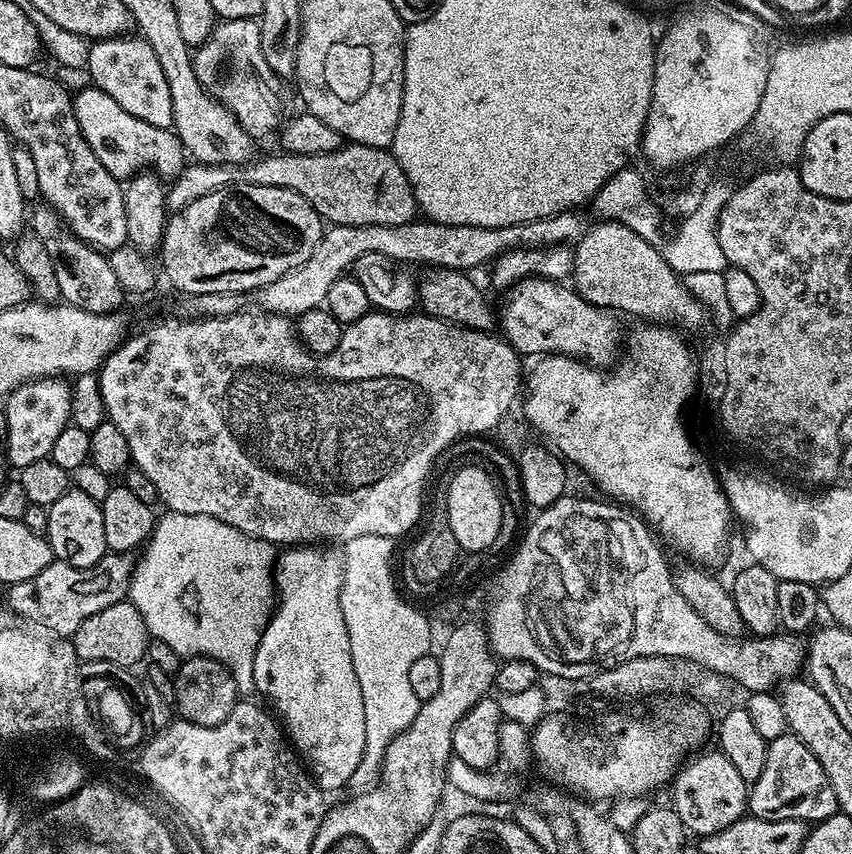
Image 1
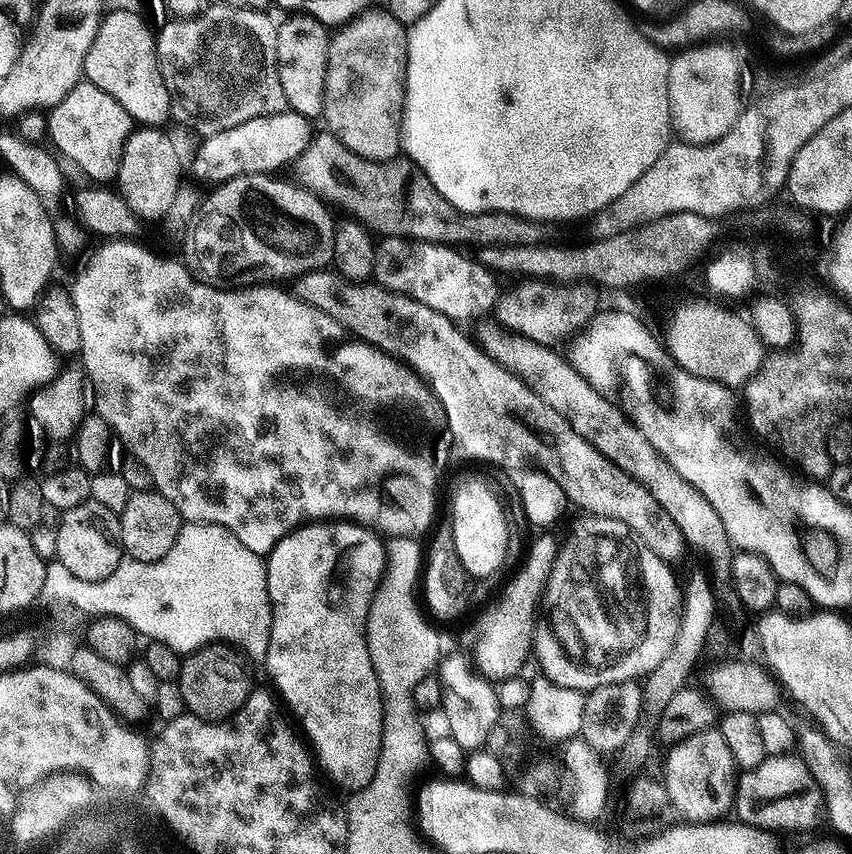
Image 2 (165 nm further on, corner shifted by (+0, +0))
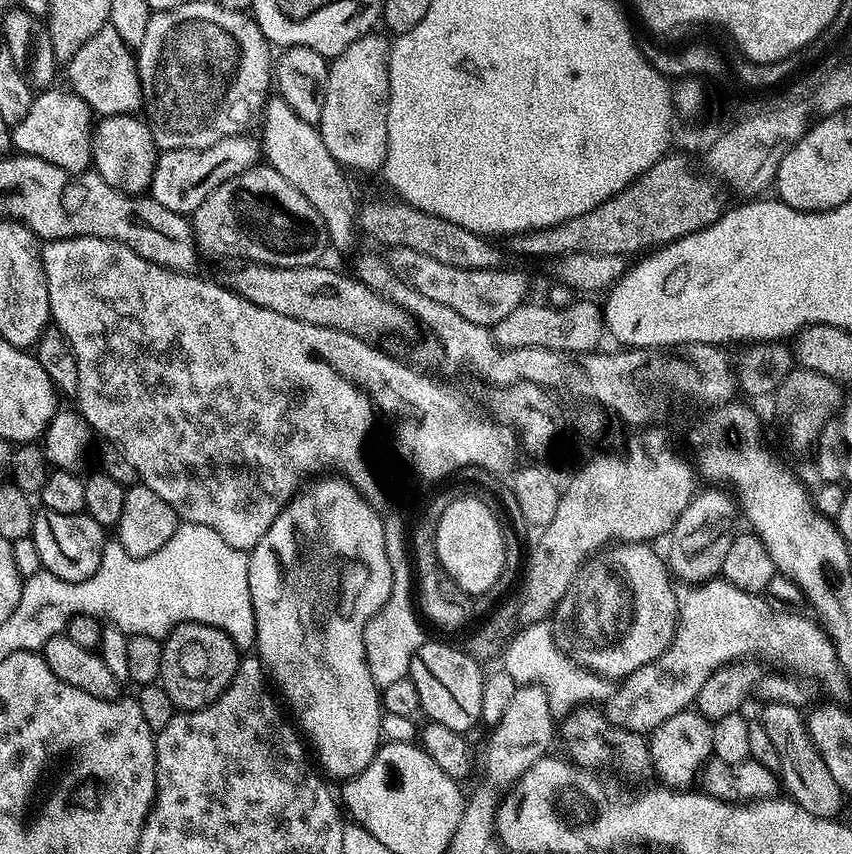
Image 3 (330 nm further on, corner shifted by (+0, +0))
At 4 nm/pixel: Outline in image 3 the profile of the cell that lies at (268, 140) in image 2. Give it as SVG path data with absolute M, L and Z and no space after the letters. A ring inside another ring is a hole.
M241 134L222 138L222 142L214 142L214 146L202 150L169 148L161 151L156 157L156 165L152 174L150 185L152 199L162 202L166 210L185 214L195 212L211 192L218 190L218 186L222 186L222 182L242 174L261 159L261 145L255 139L252 141L250 137L251 135Z

